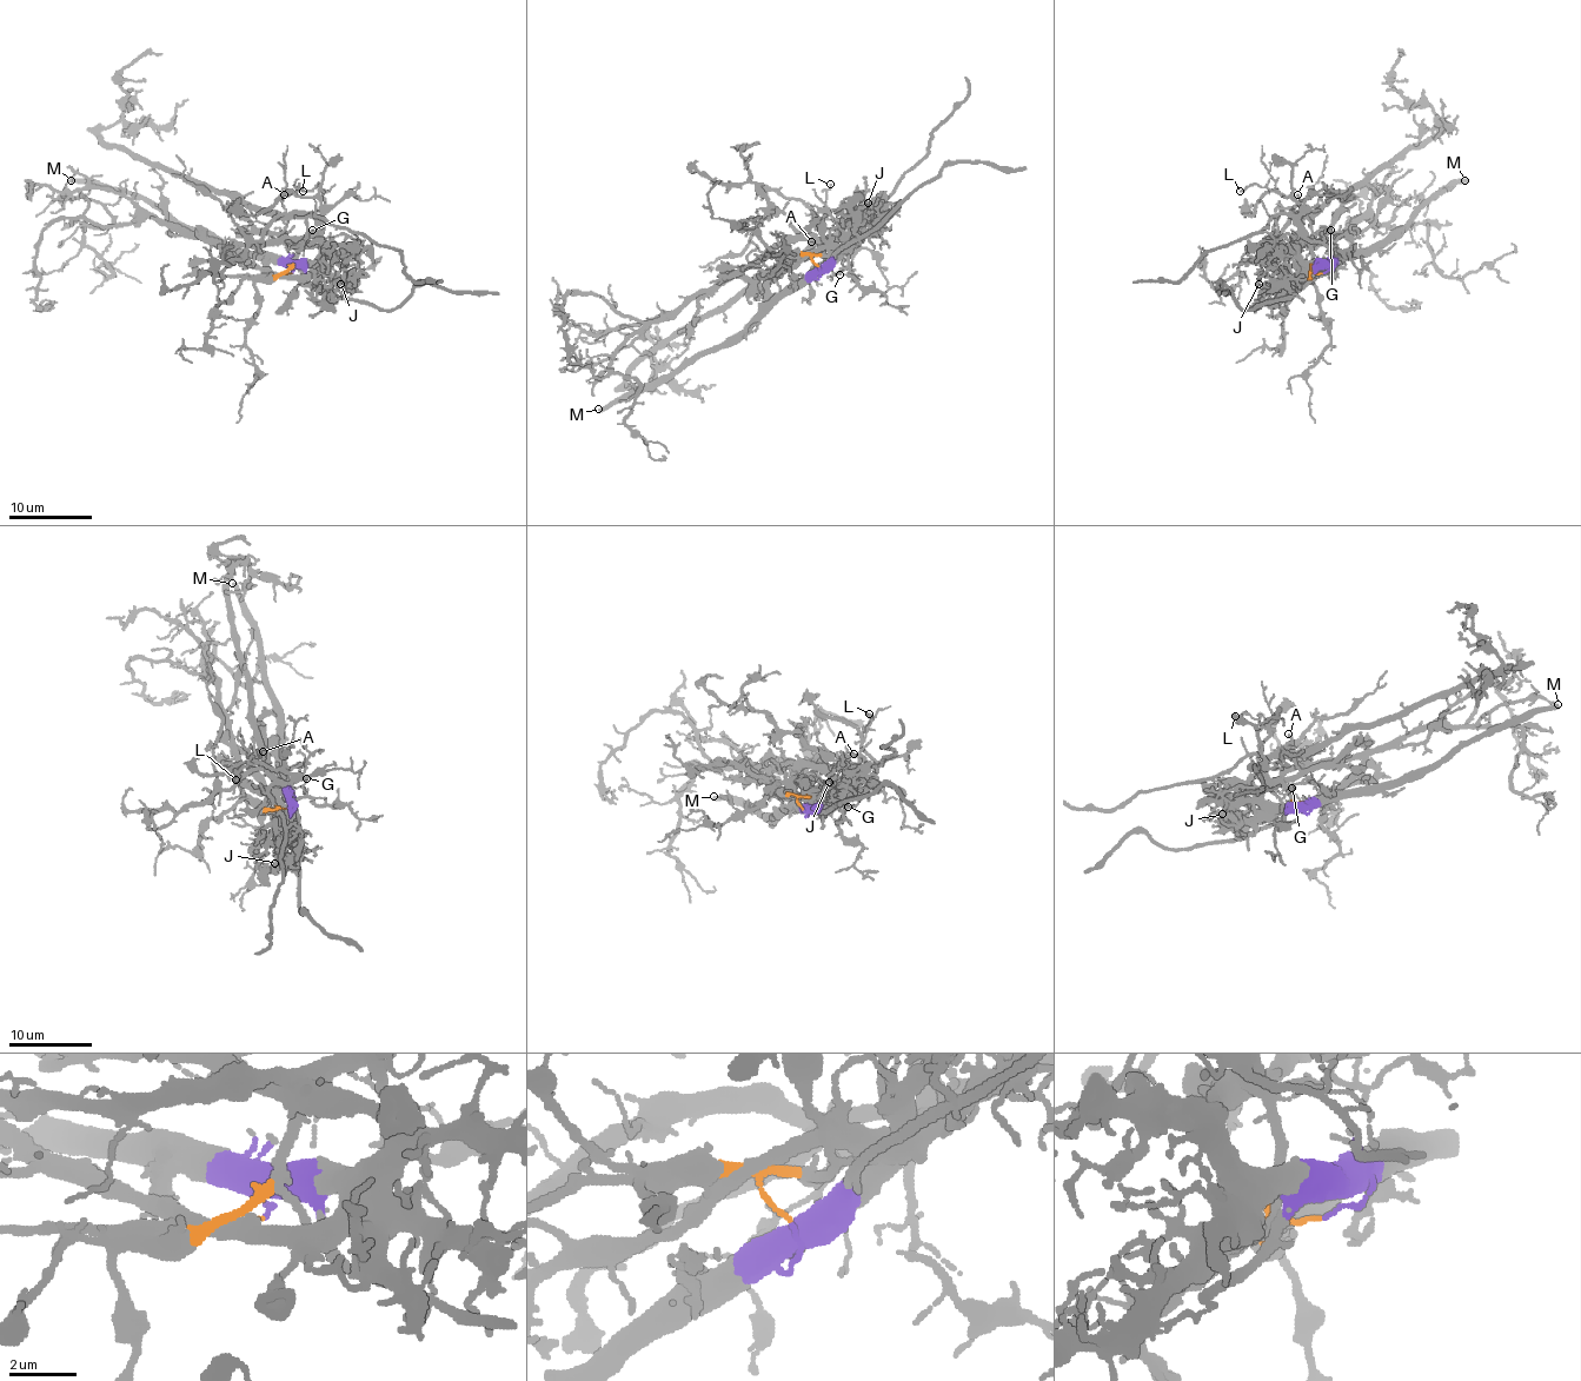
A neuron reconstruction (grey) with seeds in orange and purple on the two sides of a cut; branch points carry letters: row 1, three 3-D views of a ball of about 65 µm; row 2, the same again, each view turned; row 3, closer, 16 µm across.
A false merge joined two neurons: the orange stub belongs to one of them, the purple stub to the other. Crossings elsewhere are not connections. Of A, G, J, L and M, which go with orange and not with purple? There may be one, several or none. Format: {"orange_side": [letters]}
{"orange_side": ["A", "G", "L"]}

